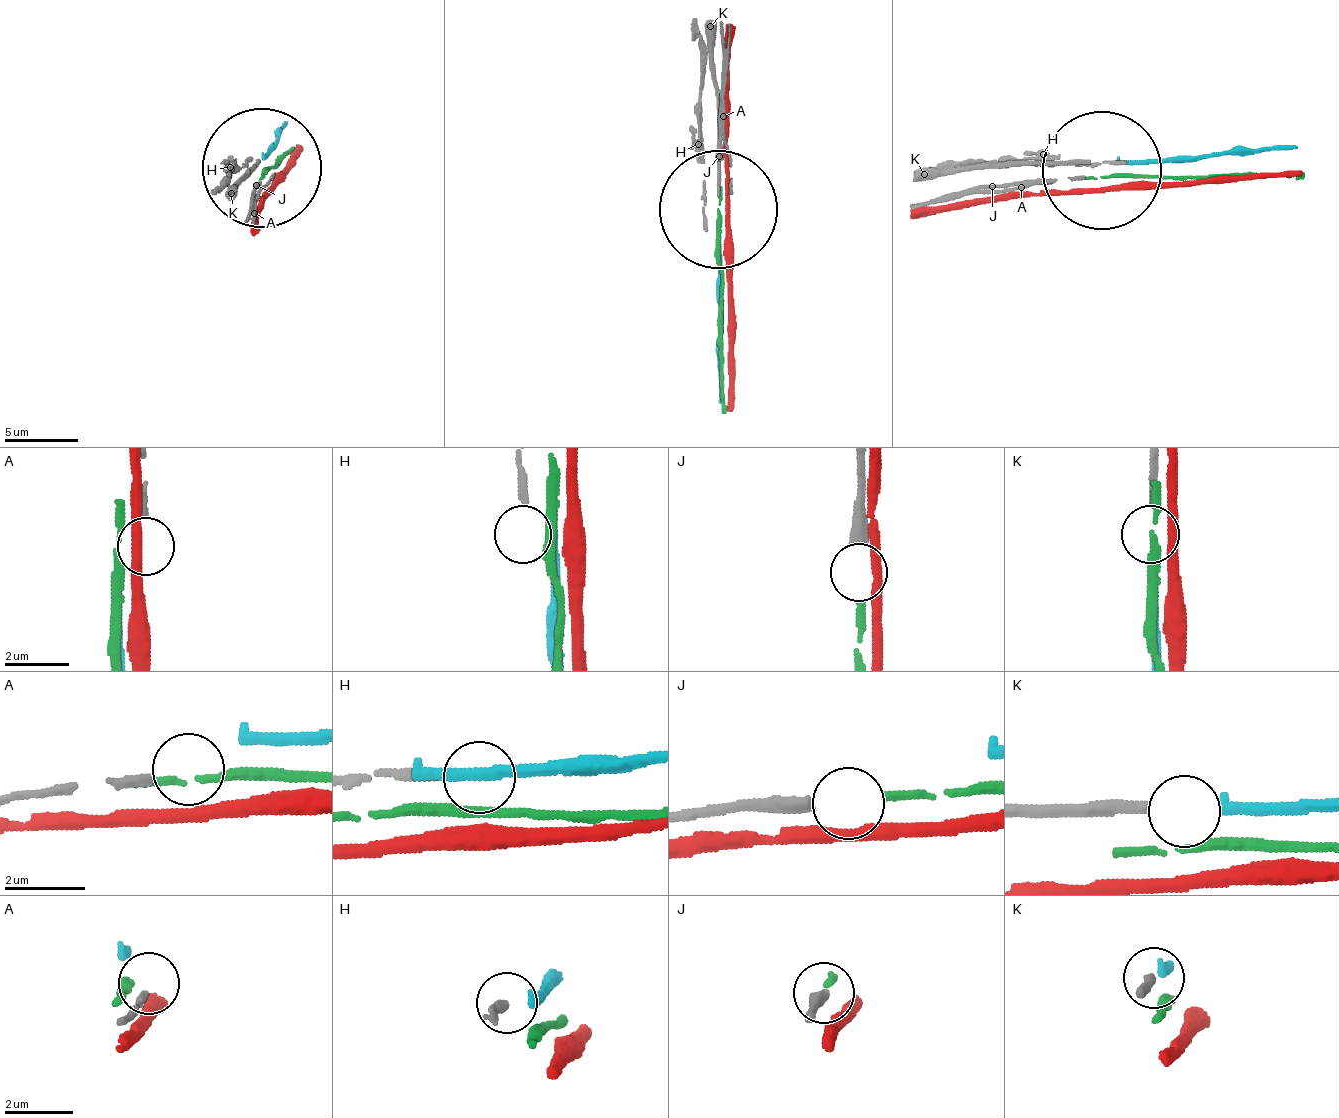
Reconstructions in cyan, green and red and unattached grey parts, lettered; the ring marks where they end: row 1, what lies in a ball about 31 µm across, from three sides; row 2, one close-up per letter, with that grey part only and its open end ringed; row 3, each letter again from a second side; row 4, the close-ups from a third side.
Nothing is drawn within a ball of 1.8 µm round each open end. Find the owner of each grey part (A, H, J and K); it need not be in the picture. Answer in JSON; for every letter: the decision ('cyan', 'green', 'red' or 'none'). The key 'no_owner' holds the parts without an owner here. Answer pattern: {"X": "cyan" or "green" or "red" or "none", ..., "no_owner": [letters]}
{"A": "none", "H": "none", "J": "green", "K": "cyan", "no_owner": ["A", "H"]}

